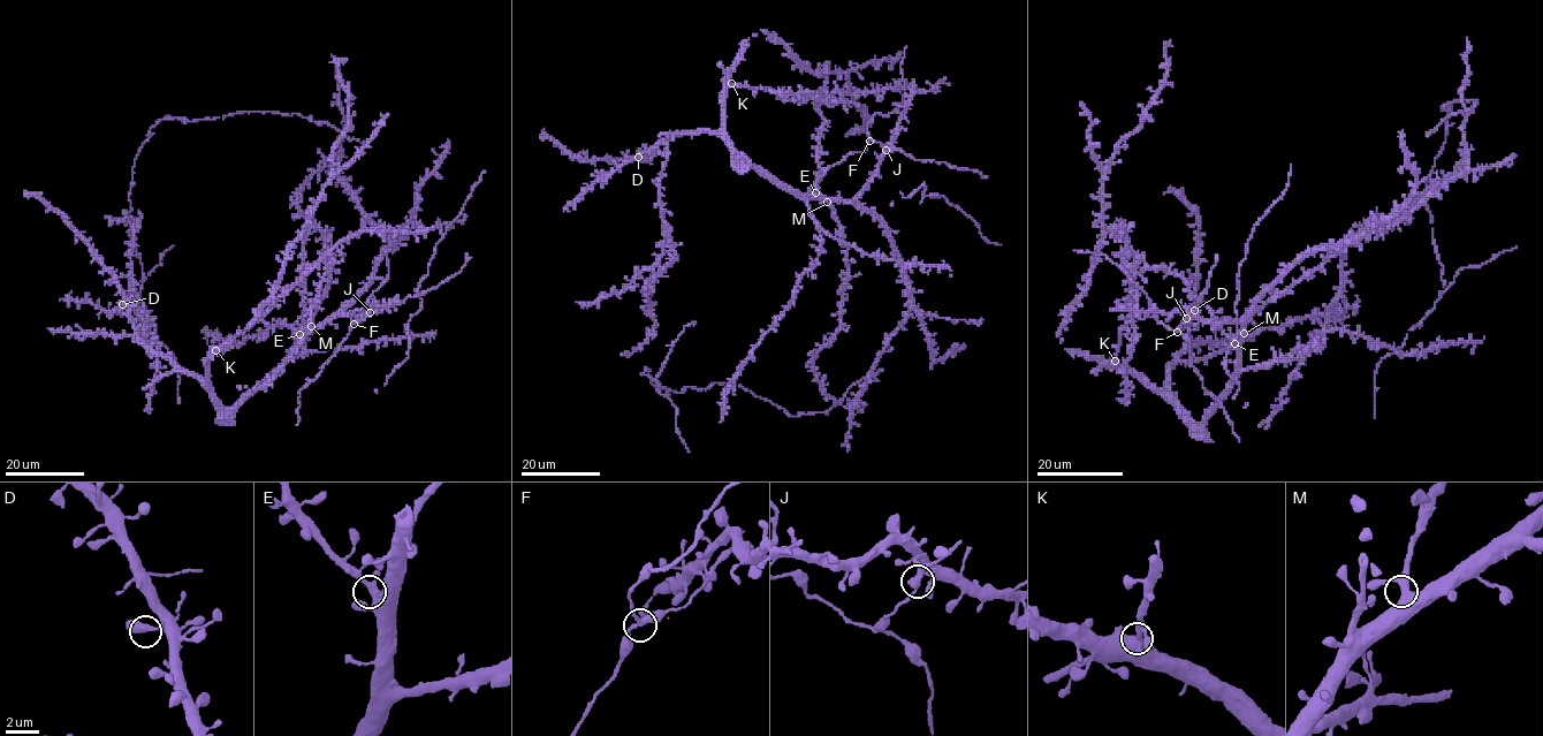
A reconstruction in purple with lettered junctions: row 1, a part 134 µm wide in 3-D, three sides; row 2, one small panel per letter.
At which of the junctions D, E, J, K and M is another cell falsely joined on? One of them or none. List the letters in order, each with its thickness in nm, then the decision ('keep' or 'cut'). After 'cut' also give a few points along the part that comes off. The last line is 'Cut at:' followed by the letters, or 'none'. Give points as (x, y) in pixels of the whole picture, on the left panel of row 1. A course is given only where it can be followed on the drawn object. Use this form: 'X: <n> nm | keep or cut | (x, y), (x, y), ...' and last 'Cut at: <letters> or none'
D: 360 nm | keep
E: 360 nm | keep
J: 280 nm | keep
K: 400 nm | keep
M: 440 nm | keep
Cut at: none

